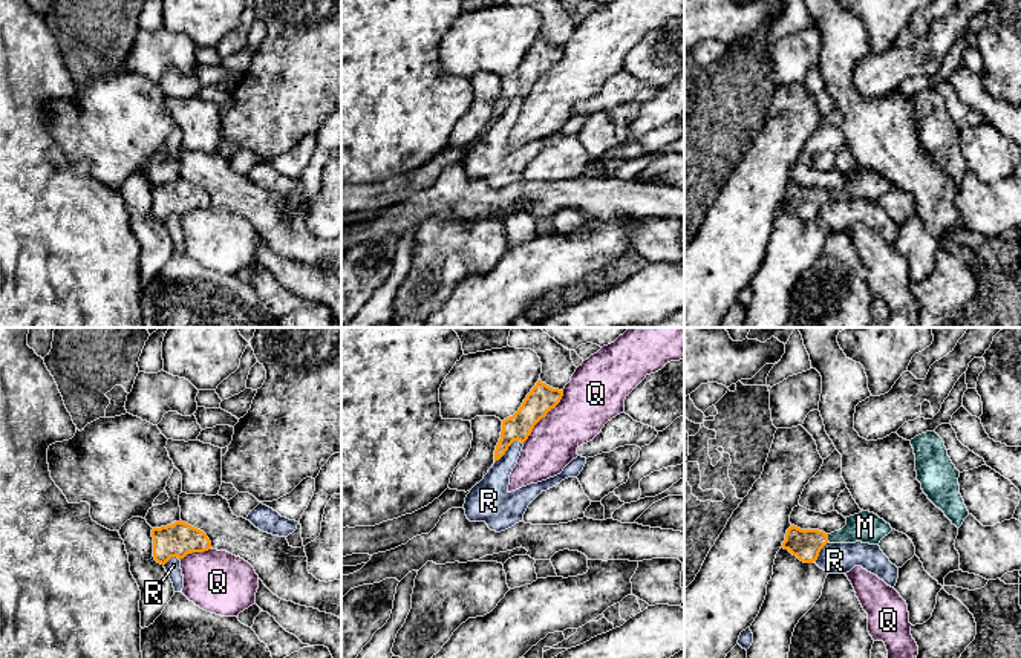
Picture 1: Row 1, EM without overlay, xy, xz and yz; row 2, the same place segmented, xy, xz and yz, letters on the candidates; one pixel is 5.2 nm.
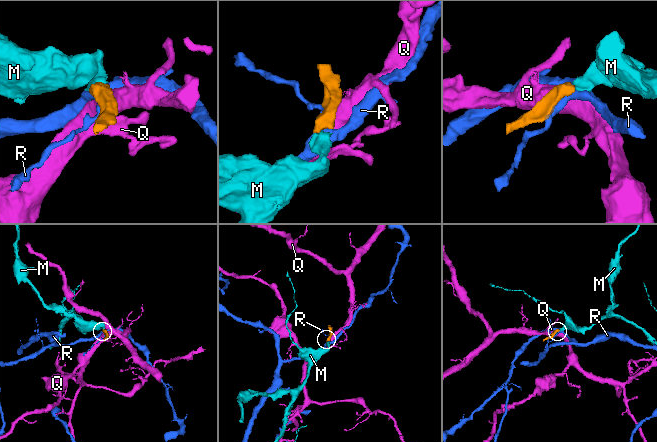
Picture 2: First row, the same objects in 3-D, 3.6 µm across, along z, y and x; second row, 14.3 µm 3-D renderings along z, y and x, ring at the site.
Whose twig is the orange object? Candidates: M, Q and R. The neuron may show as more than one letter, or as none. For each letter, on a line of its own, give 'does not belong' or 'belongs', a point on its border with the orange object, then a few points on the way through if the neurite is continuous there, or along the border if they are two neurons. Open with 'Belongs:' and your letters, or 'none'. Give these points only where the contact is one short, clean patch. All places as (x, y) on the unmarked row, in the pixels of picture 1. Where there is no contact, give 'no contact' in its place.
Belongs: M
M: belongs; meets orange in yz at (827, 195); runs through yz (804, 201), (827, 195), (845, 193), (865, 184)
Q: does not belong; meets orange in xz at (544, 74)
R: does not belong; meets orange in xz at (507, 106)

